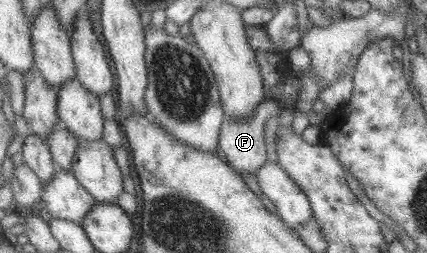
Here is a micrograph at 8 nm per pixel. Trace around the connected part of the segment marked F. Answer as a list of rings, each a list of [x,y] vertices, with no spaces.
[[[265,99],[257,106],[256,113],[252,115],[252,118],[243,118],[242,120],[226,118],[221,132],[220,154],[237,171],[257,174],[258,169],[268,162],[267,122],[272,117],[279,115],[282,107],[283,105],[279,103],[278,99]]]

